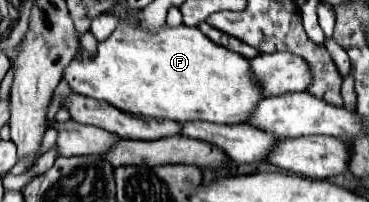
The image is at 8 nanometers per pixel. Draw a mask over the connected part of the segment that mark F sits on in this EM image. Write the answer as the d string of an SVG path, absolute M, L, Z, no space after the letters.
M120 16L116 30L110 38L98 42L92 56L82 50L62 78L72 92L110 102L122 112L170 118L180 124L188 120L240 124L248 120L248 114L262 98L244 56L214 44L198 28L164 24L158 32L150 32L128 16Z

